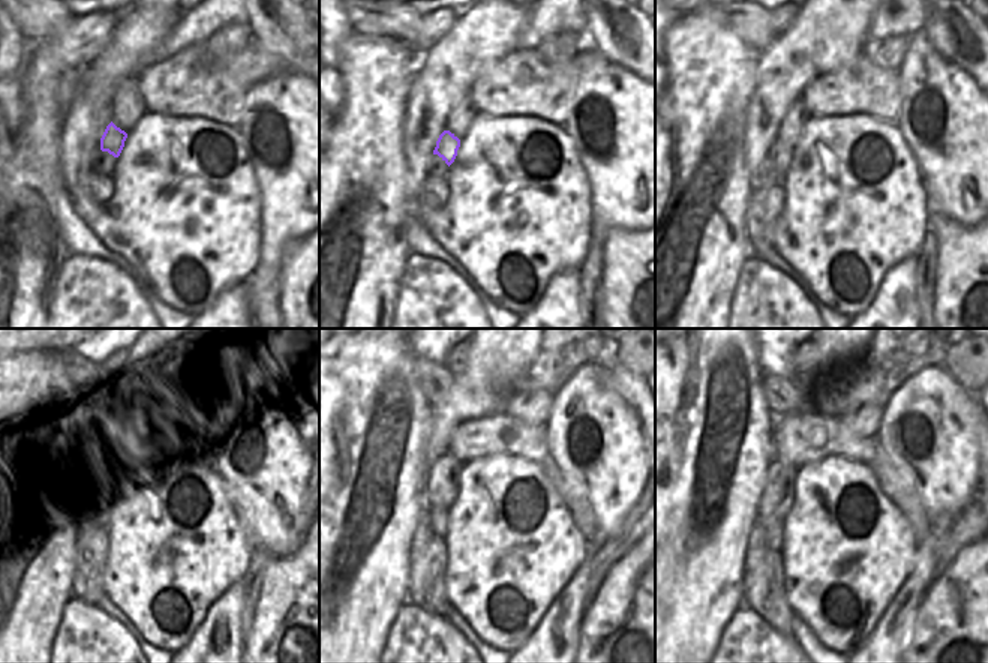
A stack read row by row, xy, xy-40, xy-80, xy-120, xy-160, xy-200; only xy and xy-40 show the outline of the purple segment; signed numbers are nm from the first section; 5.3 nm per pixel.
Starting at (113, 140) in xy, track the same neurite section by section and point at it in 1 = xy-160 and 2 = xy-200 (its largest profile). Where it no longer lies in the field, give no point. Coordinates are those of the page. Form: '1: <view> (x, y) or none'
1: xy-160 (438, 516)
2: xy-200 (772, 530)

